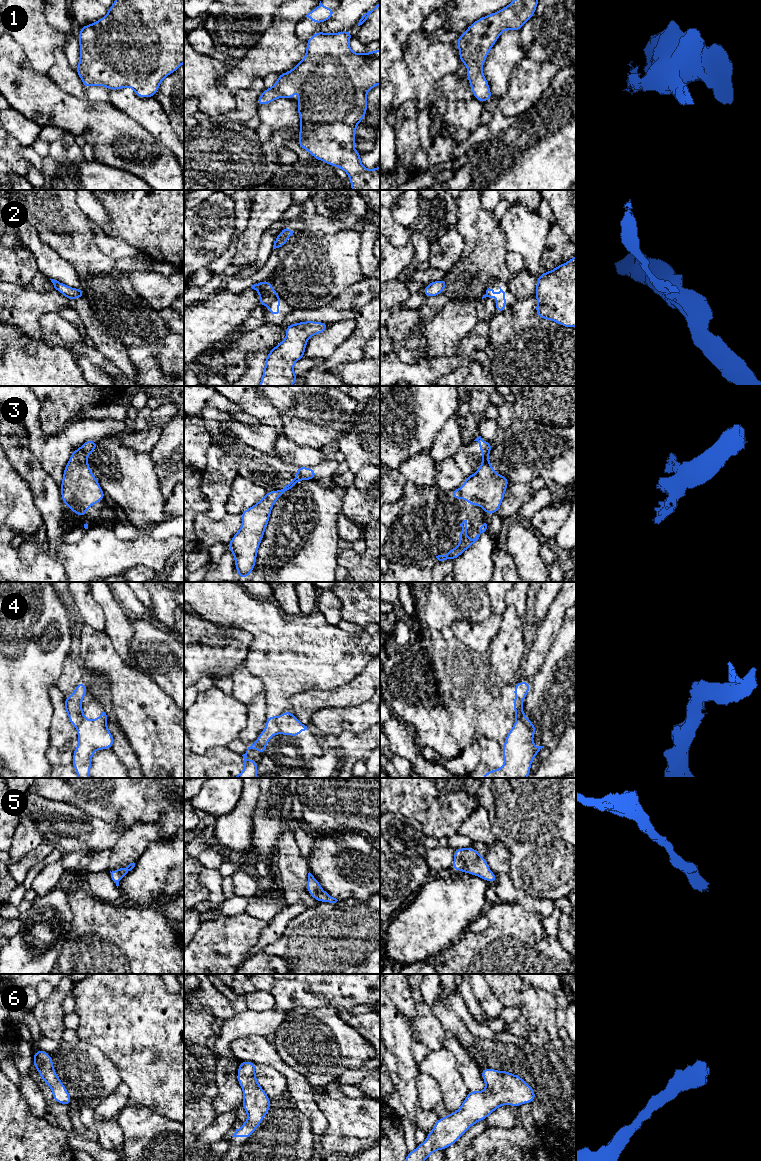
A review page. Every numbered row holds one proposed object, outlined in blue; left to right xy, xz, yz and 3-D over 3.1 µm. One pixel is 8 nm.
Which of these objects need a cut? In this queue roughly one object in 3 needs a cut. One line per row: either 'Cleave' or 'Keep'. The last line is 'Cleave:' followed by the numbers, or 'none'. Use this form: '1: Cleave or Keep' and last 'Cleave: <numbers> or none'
1: Keep
2: Cleave
3: Cleave
4: Cleave
5: Keep
6: Keep
Cleave: 2, 3, 4

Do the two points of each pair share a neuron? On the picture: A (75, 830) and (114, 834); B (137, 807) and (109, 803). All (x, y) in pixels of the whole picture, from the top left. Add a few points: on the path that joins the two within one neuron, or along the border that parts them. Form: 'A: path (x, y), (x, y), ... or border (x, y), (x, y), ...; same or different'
A: path (85, 833), (104, 834); same
B: path (130, 803), (116, 803); same

